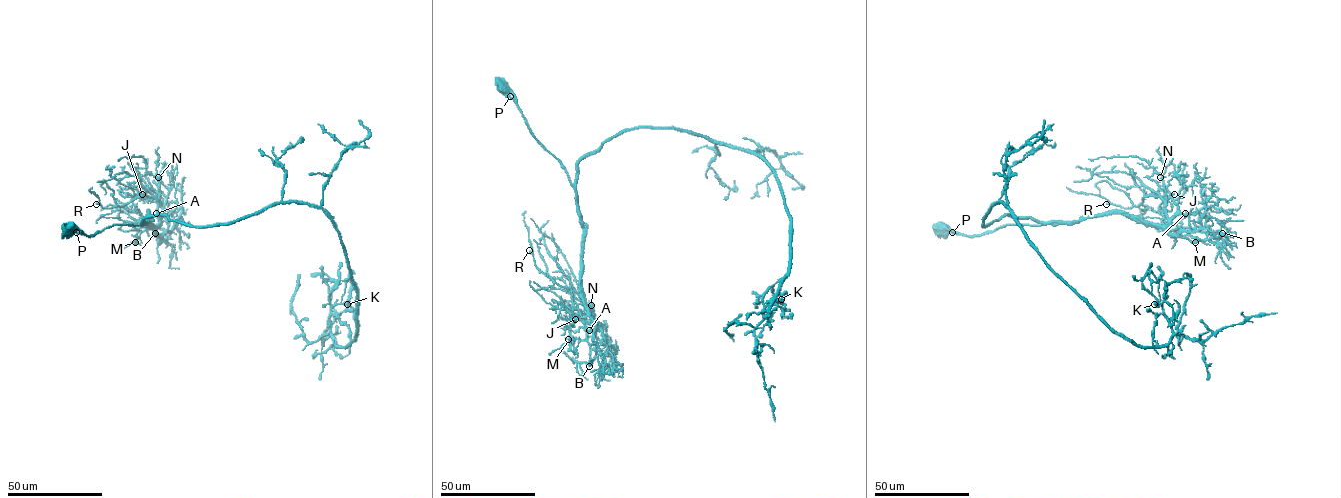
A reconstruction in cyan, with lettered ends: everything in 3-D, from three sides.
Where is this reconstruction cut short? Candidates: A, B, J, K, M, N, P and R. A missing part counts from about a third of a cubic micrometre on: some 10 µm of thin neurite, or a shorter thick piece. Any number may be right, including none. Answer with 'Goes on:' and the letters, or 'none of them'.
Goes on: A

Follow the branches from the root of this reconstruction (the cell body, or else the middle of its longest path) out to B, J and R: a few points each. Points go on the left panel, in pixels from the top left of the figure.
B: (71, 228), (92, 236), (113, 225), (145, 224), (148, 213), (157, 233), (165, 230), (151, 228), (155, 233)
J: (71, 228), (92, 236), (113, 225), (145, 224), (148, 213), (147, 219), (156, 225), (162, 205), (142, 194)
R: (71, 228), (92, 236), (145, 224), (148, 213), (159, 222), (149, 196), (96, 204)

